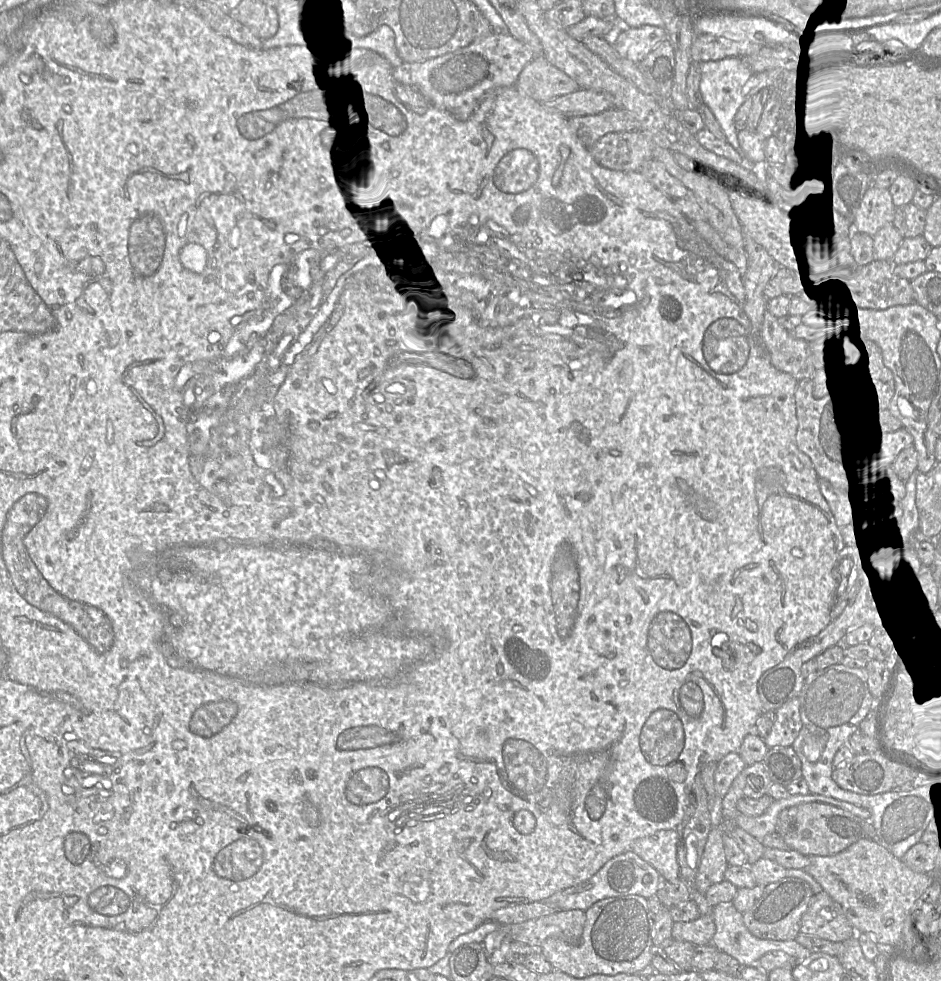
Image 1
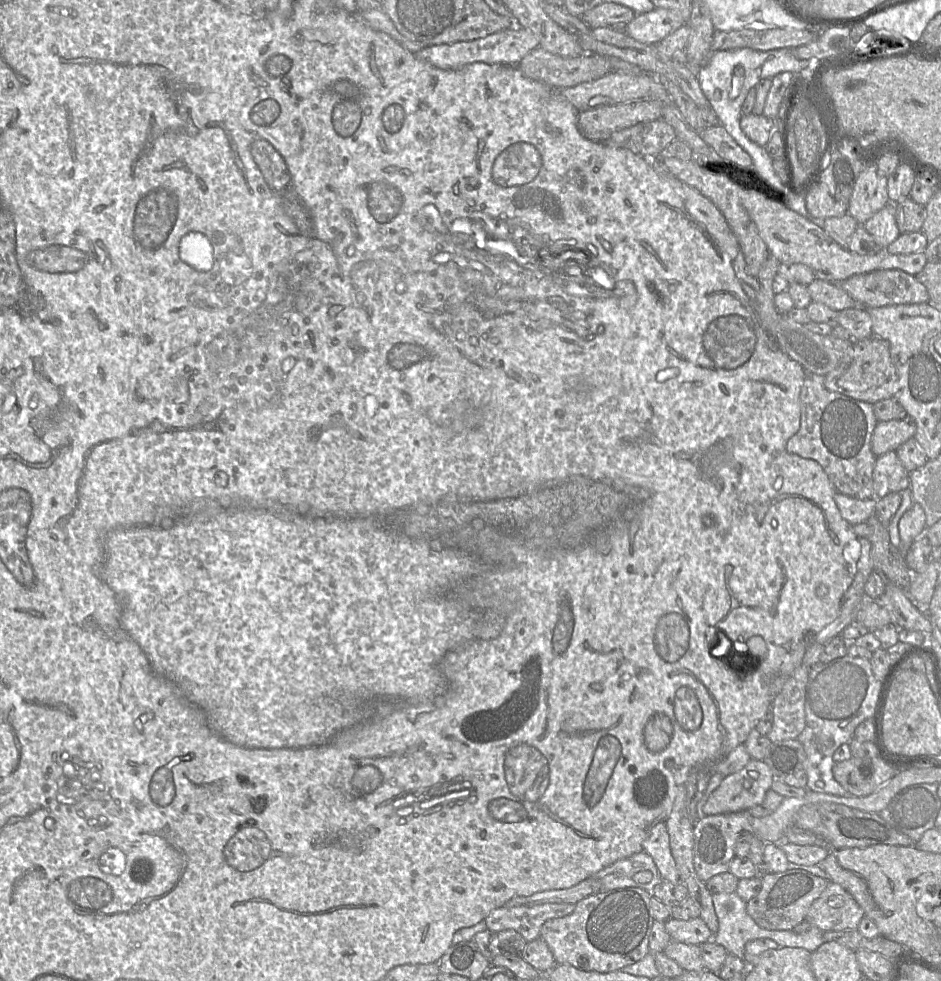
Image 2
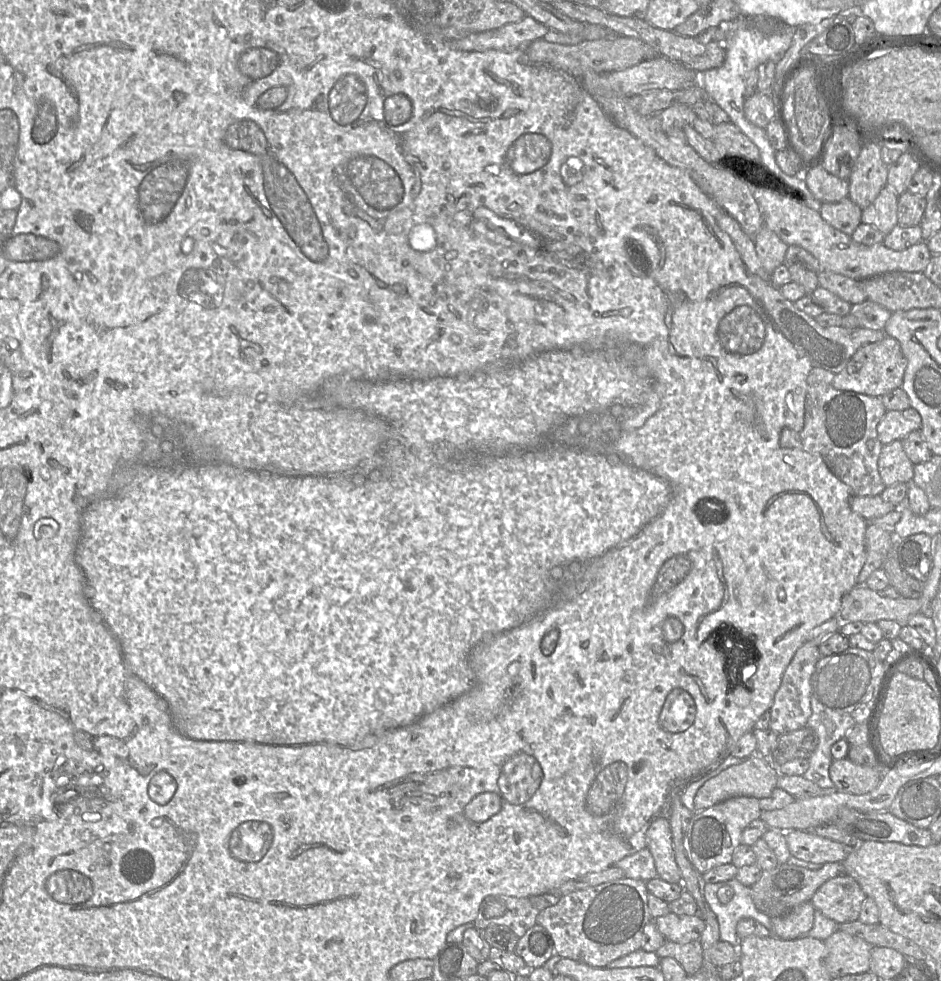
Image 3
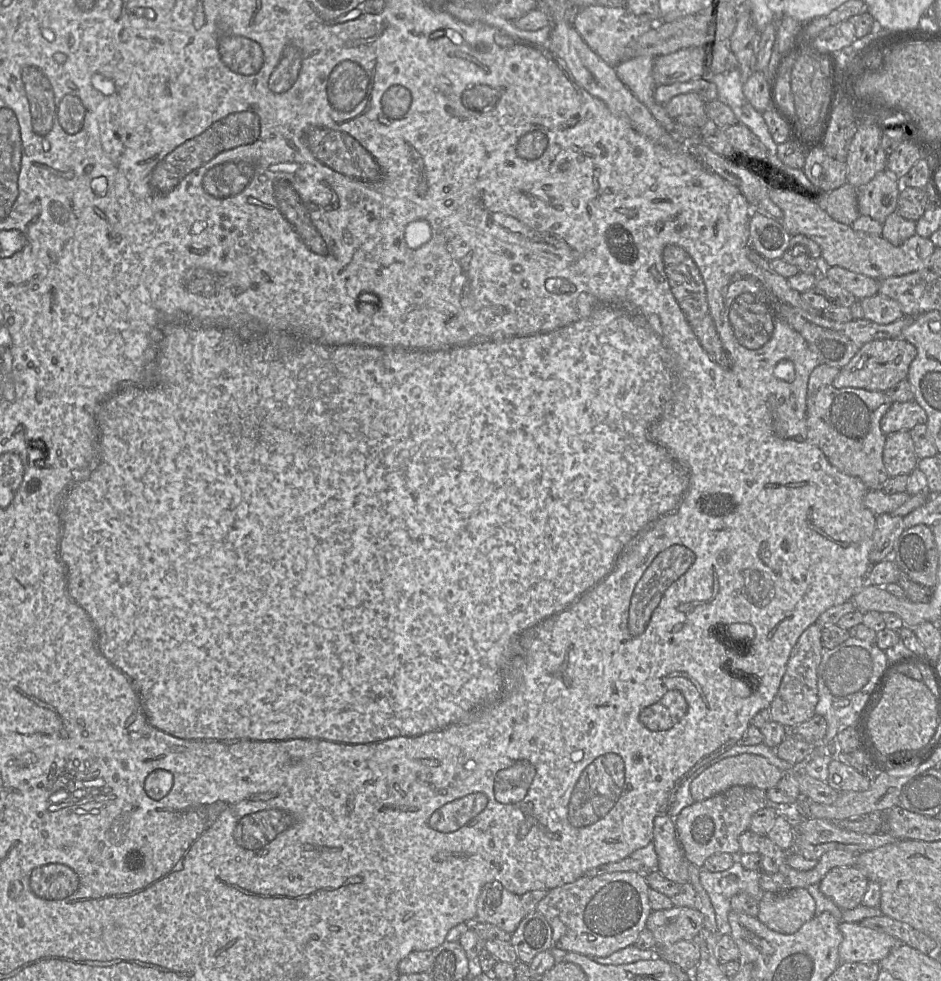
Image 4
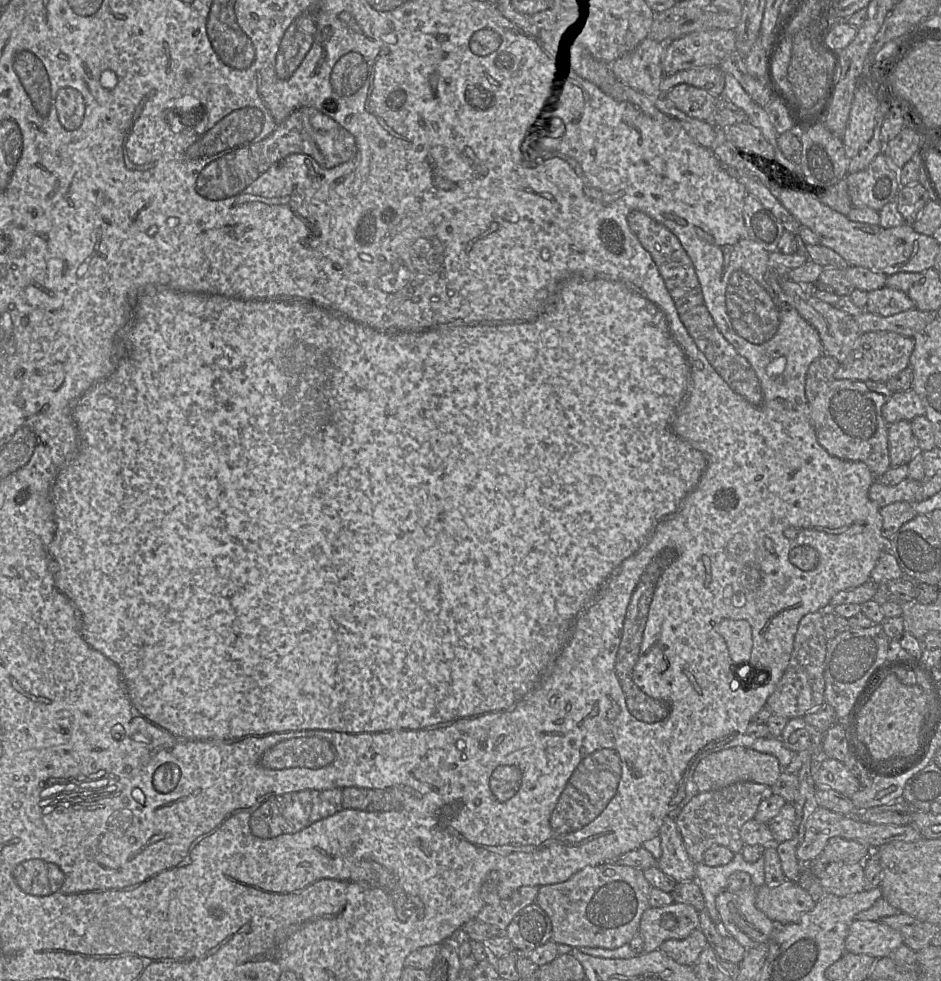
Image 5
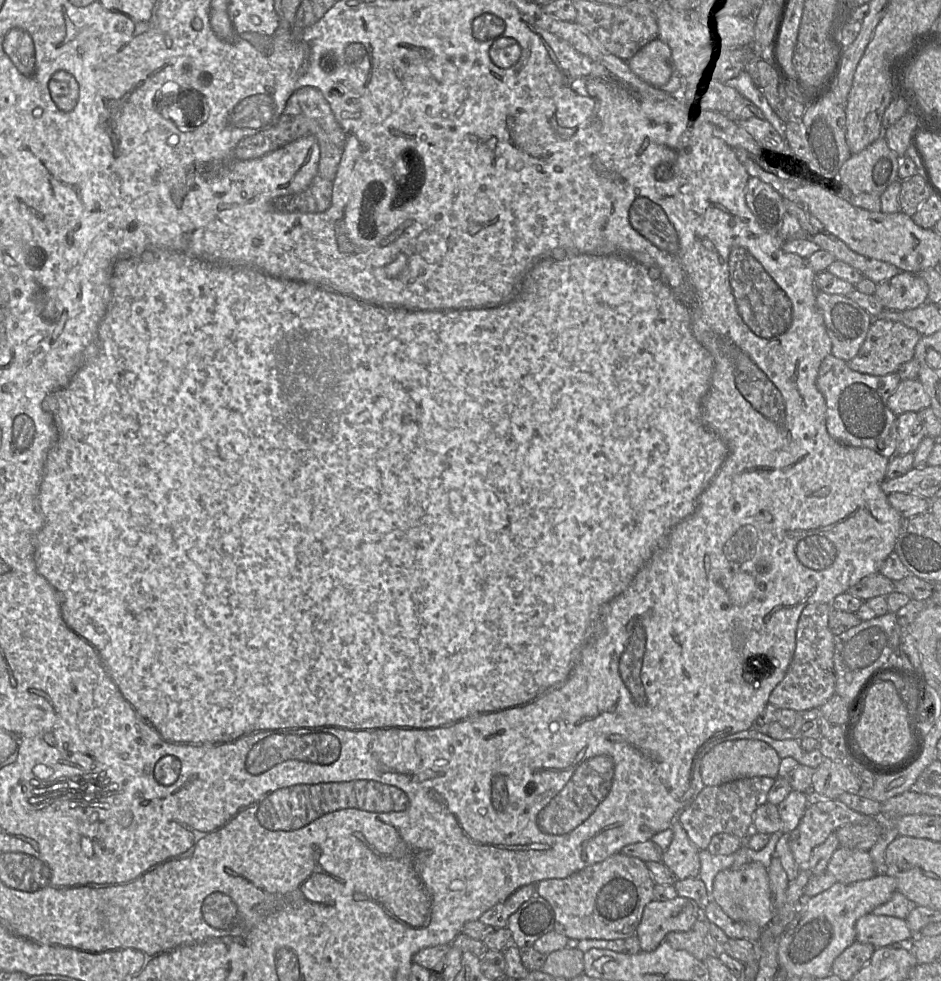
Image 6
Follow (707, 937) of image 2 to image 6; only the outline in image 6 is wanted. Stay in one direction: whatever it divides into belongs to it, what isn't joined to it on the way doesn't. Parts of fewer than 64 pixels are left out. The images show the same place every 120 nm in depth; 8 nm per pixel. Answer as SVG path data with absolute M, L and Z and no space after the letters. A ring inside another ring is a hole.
M677 895L667 901L652 900L643 911L636 929L641 951L654 951L670 932L686 932L701 918L696 903Z

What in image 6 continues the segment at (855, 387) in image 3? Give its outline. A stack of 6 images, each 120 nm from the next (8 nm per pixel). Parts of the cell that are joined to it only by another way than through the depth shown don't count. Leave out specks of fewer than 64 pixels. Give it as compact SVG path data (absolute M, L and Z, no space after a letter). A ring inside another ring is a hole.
M873 317L866 339L857 355L846 363L852 370L864 374L884 376L897 372L902 364L914 357L914 350L921 336L916 329L907 327L900 322L874 319Z

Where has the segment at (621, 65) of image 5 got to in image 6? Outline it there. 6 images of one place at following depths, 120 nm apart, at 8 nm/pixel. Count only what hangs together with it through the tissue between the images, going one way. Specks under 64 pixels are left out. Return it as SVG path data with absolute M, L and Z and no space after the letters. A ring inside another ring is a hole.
M659 38L646 43L627 62L637 77L655 88L664 88L673 81L671 51Z

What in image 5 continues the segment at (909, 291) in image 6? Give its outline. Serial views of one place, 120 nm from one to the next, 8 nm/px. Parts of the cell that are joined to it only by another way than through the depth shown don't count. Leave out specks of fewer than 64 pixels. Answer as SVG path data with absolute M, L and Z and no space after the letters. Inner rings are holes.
M884 286L868 293L866 311L891 316L915 308L914 302L901 290Z

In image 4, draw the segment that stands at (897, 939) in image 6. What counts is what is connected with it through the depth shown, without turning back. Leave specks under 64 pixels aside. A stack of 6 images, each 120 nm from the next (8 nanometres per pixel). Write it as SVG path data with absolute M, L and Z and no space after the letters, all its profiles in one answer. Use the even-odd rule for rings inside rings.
M839 923L843 939L839 946L840 963L879 963L900 943L893 936L865 927L860 923Z

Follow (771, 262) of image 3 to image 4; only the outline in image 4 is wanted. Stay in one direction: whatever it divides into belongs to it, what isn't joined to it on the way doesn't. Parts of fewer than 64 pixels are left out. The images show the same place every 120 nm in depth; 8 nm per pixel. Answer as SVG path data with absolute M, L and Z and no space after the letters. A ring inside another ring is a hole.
M752 211L749 218L751 247L768 261L782 258L791 235L776 219Z

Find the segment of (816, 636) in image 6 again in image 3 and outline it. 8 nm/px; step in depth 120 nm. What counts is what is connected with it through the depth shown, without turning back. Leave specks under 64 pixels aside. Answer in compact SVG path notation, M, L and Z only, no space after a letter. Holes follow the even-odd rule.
M807 640L795 652L792 660L784 671L782 682L774 695L769 709L769 728L777 734L785 734L806 726L811 715L811 676L821 654L819 648L812 641Z

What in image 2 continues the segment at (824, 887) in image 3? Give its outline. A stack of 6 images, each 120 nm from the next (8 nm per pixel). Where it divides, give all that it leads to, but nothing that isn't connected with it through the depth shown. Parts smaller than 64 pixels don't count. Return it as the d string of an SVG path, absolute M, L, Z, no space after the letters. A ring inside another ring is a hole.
M830 881L821 895L811 904L806 920L823 932L827 932L857 929L863 916L864 911L854 897L841 885Z

